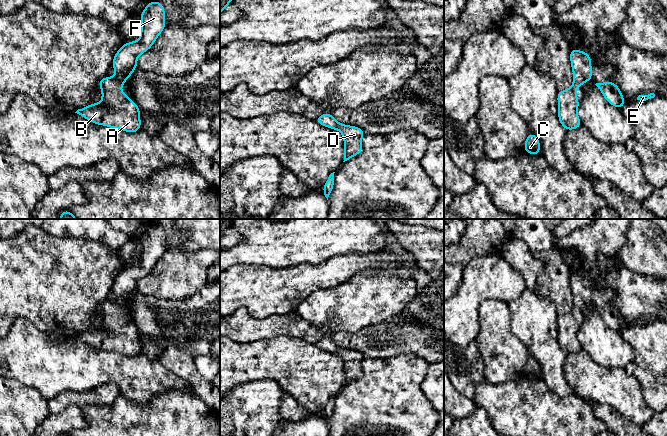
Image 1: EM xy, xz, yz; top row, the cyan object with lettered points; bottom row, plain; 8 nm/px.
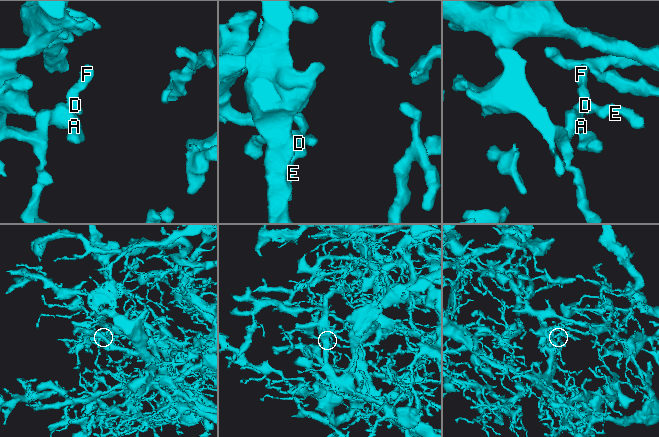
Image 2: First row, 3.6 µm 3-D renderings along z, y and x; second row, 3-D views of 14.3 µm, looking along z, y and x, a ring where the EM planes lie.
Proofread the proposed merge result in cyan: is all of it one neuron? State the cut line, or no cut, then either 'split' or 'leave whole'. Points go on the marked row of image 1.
no cut; leave whole

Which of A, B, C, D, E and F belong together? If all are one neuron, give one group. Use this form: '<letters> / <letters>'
A B C D E F

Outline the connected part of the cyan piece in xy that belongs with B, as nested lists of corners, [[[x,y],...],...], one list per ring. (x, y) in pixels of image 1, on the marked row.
[[[151,1],[139,17],[142,23],[140,40],[121,46],[112,63],[116,71],[115,77],[104,77],[98,83],[102,90],[102,102],[75,112],[95,124],[129,133],[141,128],[140,109],[130,100],[130,96],[121,92],[121,87],[136,69],[138,56],[151,48],[166,27],[165,9],[158,1]]]

